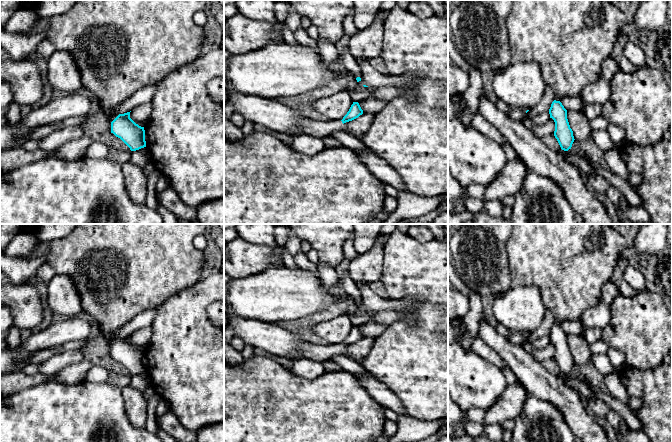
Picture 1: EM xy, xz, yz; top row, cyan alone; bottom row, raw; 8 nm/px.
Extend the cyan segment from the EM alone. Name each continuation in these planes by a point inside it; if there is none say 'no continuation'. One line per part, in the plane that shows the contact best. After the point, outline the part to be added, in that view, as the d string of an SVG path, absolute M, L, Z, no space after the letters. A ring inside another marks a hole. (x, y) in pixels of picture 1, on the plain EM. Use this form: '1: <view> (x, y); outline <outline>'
1: xz (346, 285); outline M342 274L336 285L336 288L342 293L349 295L356 302L361 299L361 293L356 283L350 279L346 274Z

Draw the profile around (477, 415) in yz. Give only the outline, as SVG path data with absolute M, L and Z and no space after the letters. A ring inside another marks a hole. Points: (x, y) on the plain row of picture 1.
M472 408L466 412L469 420L476 423L483 423L485 417L485 410L481 408Z

